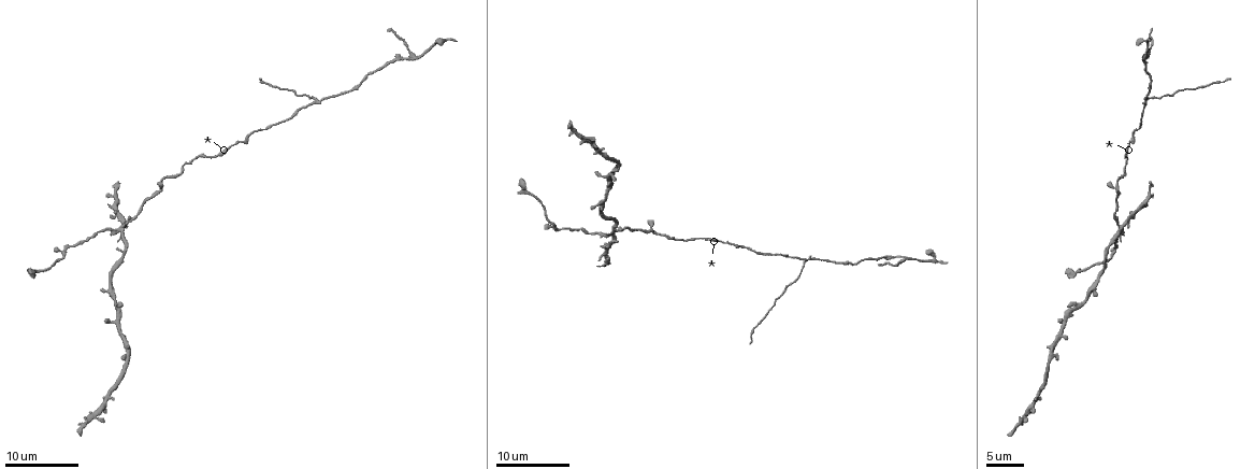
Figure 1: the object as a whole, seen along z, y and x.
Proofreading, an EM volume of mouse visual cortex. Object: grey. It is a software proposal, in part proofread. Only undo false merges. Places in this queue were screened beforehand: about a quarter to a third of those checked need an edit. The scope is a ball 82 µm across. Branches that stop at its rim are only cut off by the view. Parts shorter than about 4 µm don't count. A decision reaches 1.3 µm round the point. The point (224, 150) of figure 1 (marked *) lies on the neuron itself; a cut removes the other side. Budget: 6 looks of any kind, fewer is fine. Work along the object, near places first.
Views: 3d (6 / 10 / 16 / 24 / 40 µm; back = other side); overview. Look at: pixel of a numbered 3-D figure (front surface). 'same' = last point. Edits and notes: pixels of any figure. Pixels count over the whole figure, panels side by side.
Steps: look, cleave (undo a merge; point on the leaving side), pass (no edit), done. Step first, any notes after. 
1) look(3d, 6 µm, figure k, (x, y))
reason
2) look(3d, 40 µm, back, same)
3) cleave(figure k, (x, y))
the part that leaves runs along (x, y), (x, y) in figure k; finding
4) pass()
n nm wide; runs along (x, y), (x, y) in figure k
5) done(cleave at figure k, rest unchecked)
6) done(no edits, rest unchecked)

look(3d, 10 µm, figure 1, (806, 261))
branch point

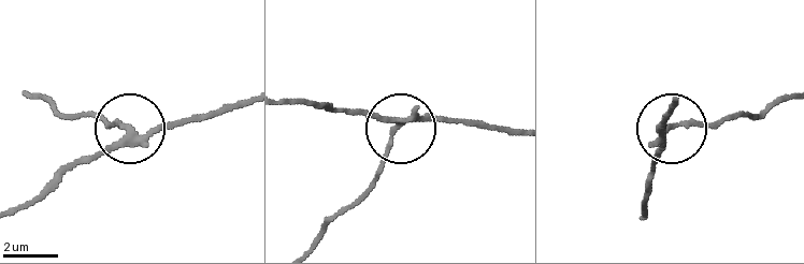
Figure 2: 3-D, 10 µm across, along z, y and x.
look(3d, 10 µm, back, figure 2, (670, 128))

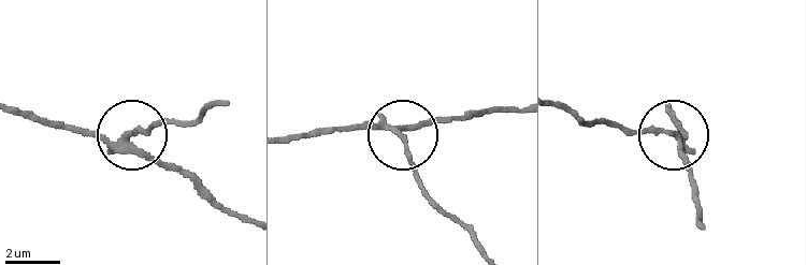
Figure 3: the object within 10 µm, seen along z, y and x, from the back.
cleave(figure 3, (139, 124))
180 nm wide; the part that leaves runs along (118, 142), (132, 130), (192, 121), (220, 102) in figure 3; a second neuron is stuck on

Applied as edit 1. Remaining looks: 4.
look(overview)

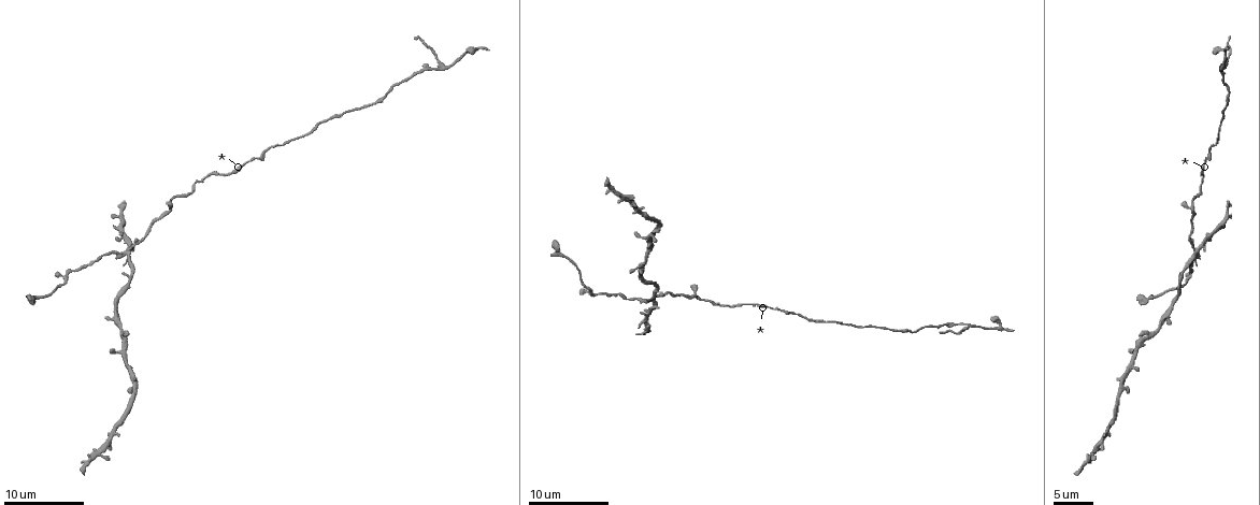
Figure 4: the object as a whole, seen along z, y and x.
look(3d, 10 µm, figure 4, (972, 324))
arms part here

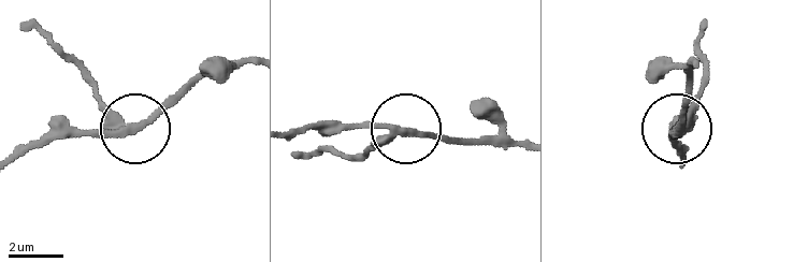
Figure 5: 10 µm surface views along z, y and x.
cleave(figure 5, (100, 96))
3 arms; the part that leaves runs along (123, 122), (81, 70), (20, 24) in figure 5; two neurons meet here

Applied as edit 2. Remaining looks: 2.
look(overview)

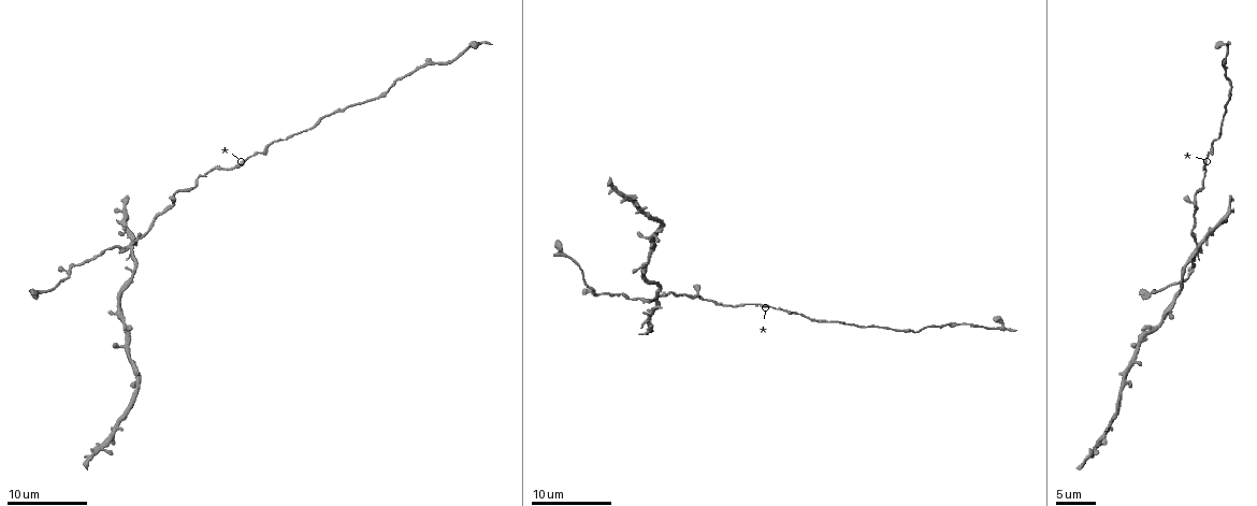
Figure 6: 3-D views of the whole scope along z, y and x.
look(3d, 16 µm, figure 6, (81, 266))
a narrow waist

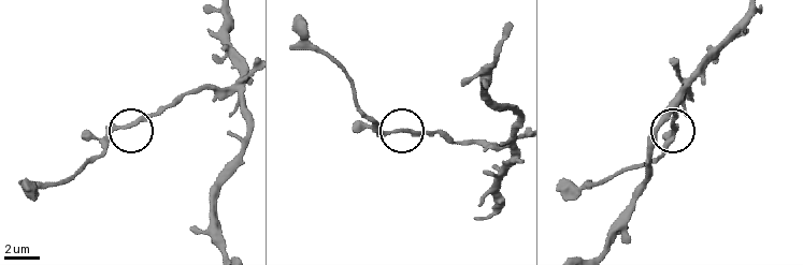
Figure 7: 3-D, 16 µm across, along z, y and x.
pass()
runs along (247, 70), (230, 86), (187, 90), (130, 126), (84, 140) in figure 7; all the same neuron

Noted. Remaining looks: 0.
done(cleave at figure 3, cleave at figure 5, rest unchecked)

